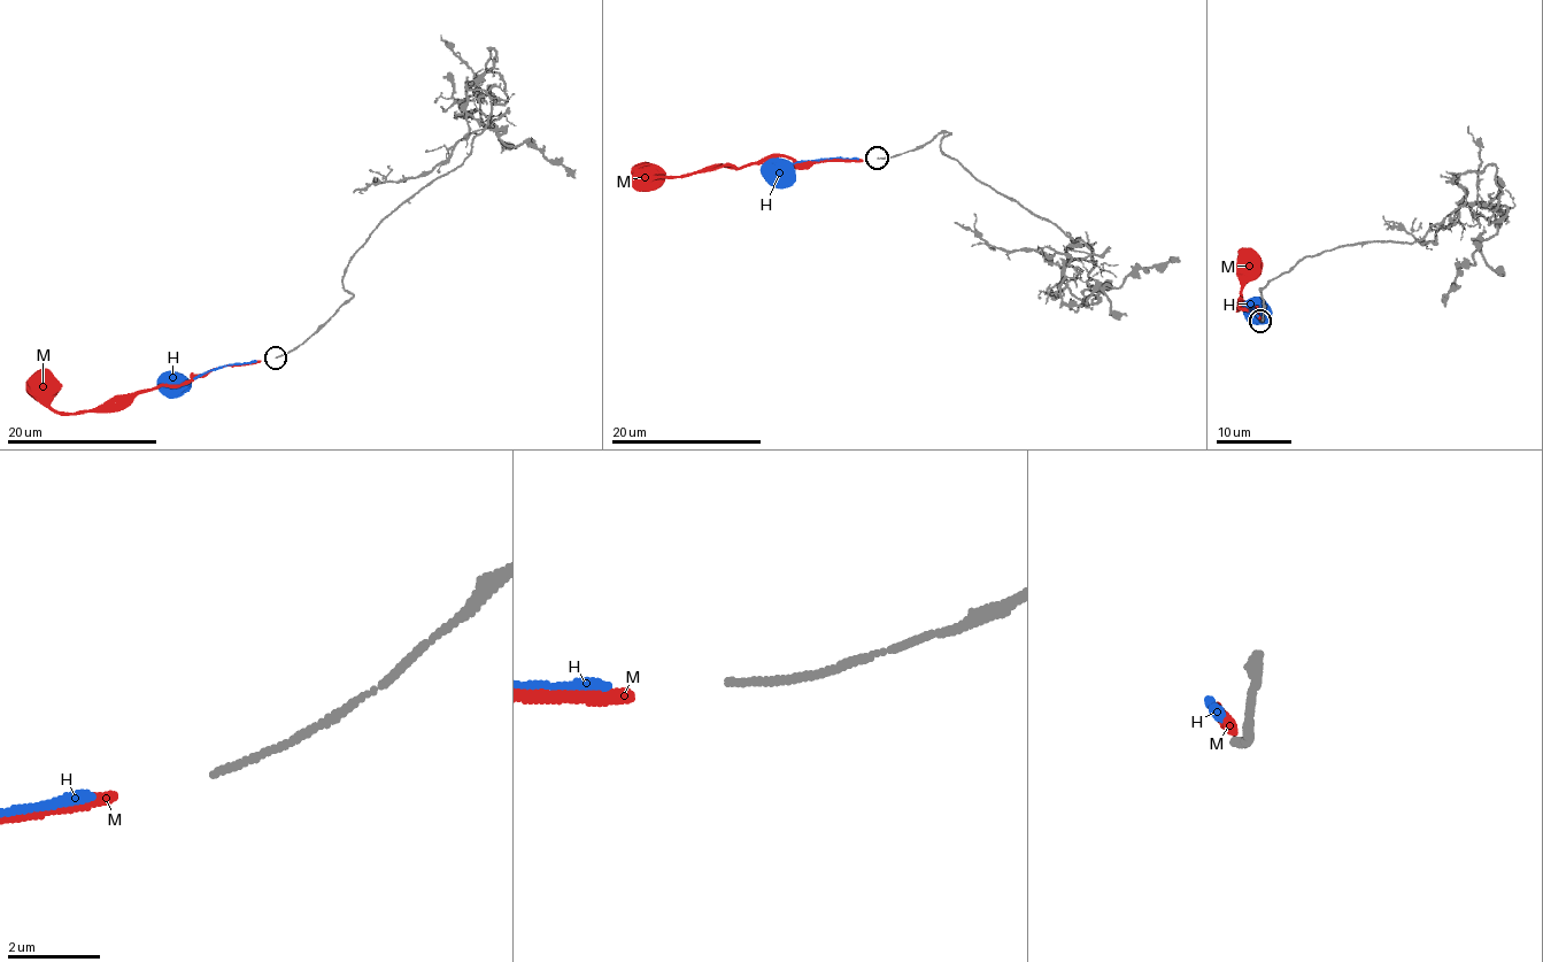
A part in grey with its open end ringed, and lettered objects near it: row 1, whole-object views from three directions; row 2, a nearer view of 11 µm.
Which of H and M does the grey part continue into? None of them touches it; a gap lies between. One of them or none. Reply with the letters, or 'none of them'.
none of them

